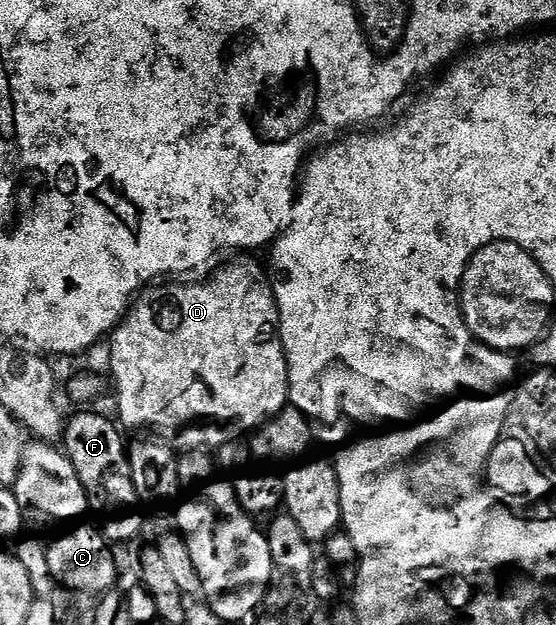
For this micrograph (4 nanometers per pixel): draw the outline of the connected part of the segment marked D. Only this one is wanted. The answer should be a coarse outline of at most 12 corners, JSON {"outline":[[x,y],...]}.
{"outline":[[268,272],[152,286],[110,332],[124,428],[288,406]]}

